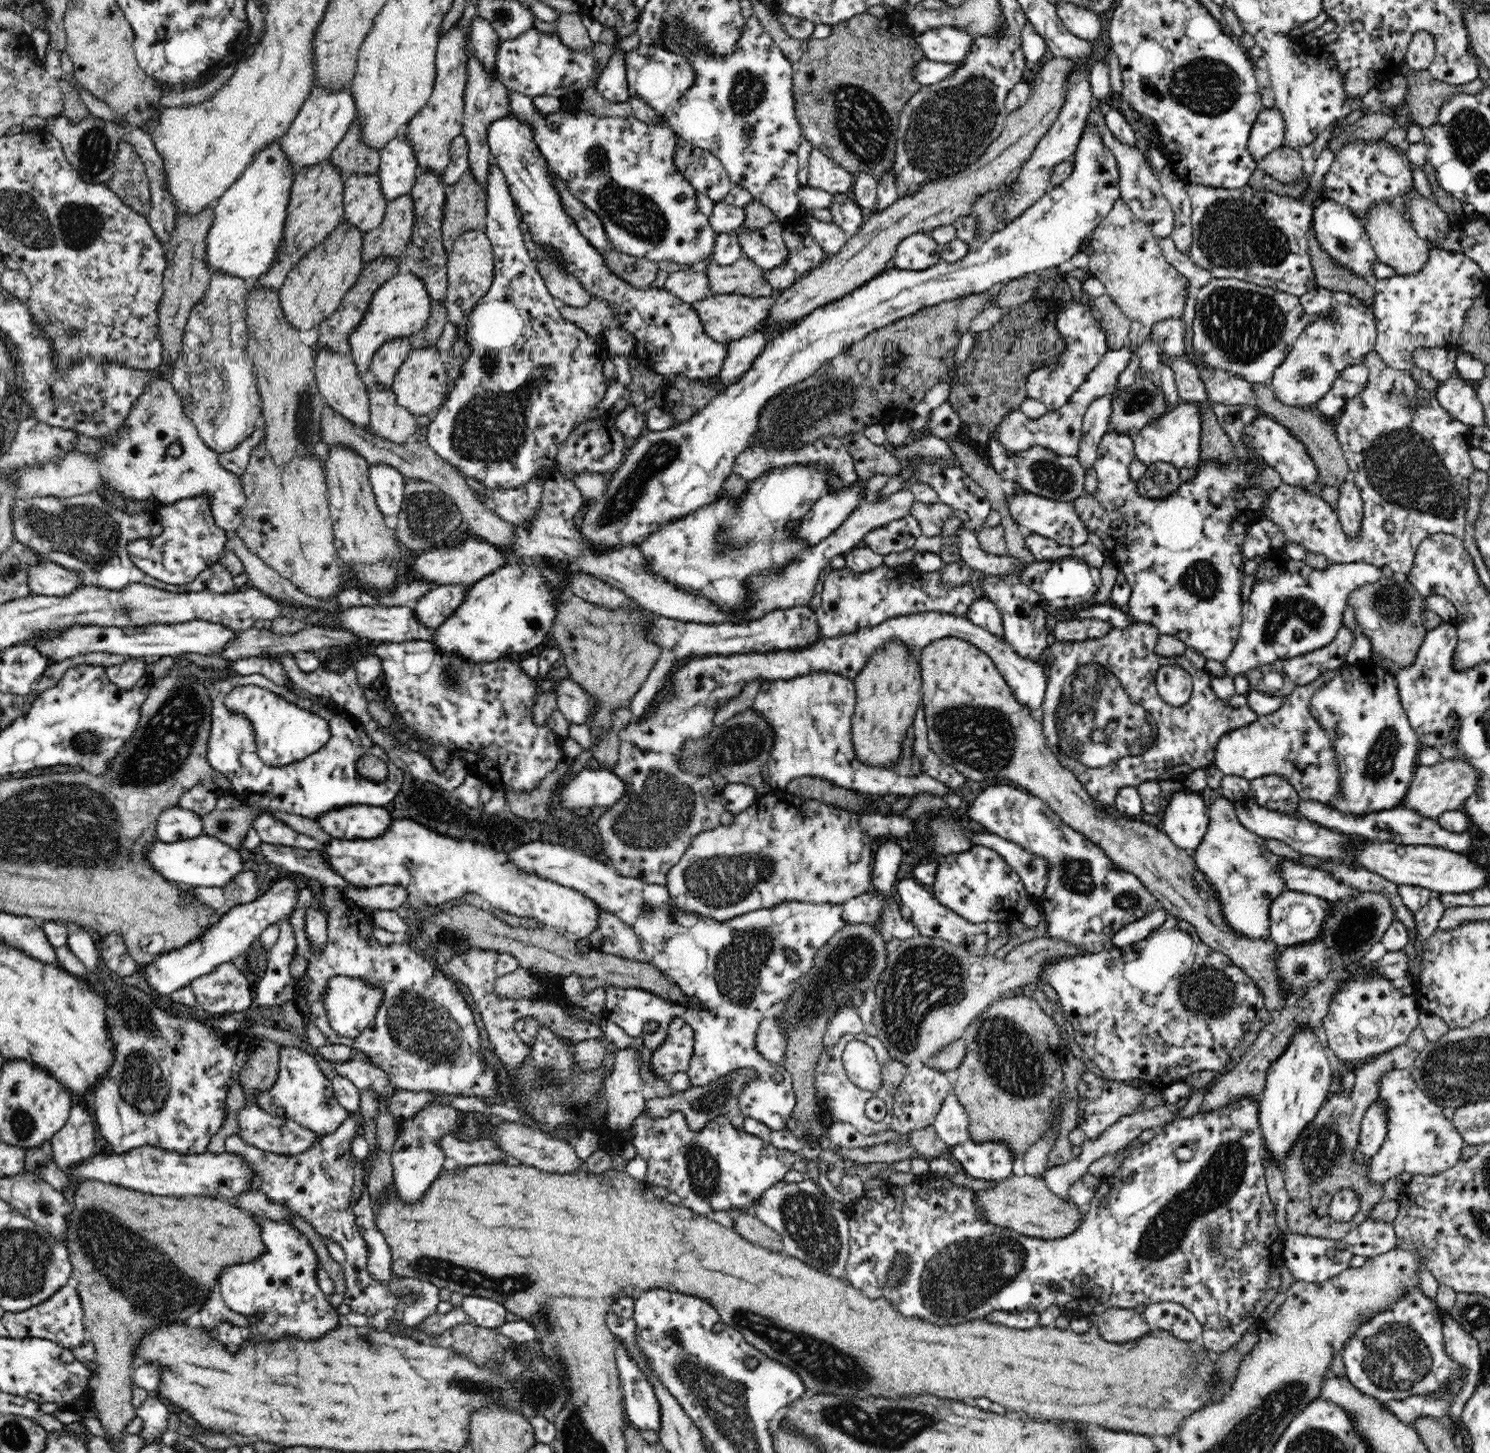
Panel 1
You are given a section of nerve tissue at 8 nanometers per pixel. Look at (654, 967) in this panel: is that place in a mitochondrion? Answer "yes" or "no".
no

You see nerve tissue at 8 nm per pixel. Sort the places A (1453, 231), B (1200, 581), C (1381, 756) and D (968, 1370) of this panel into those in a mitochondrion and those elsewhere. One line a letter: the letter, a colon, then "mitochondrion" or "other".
A: other
B: mitochondrion
C: mitochondrion
D: other

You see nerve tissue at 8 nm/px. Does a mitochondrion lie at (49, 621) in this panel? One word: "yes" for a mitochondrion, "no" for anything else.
no

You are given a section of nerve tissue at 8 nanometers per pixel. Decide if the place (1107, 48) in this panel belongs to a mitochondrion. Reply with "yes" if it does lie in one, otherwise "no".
no

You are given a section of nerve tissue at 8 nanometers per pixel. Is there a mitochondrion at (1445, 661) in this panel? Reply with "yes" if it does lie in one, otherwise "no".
no

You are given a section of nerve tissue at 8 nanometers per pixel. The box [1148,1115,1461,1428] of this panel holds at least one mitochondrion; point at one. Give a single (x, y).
(1395, 1358)

